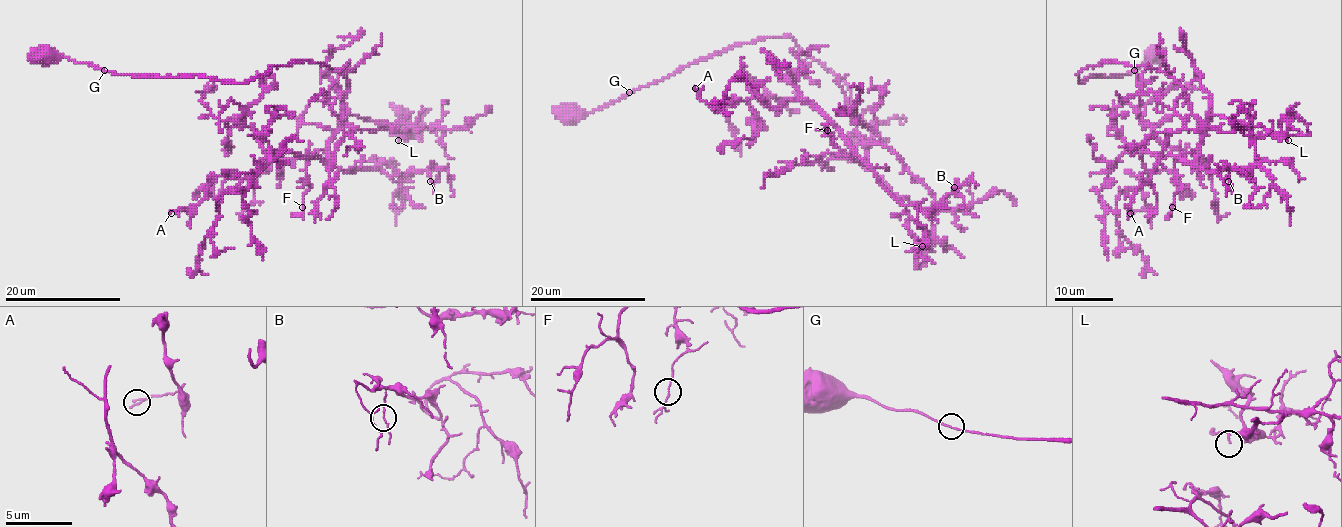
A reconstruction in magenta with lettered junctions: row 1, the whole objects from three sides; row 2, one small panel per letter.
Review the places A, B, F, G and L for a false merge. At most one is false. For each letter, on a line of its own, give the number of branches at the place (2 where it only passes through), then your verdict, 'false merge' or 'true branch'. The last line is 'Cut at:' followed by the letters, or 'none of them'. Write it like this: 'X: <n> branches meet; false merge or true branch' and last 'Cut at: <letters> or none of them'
A: 2 branches meet; true branch
B: 2 branches meet; true branch
F: 2 branches meet; true branch
G: 2 branches meet; true branch
L: 2 branches meet; true branch
Cut at: none of them

